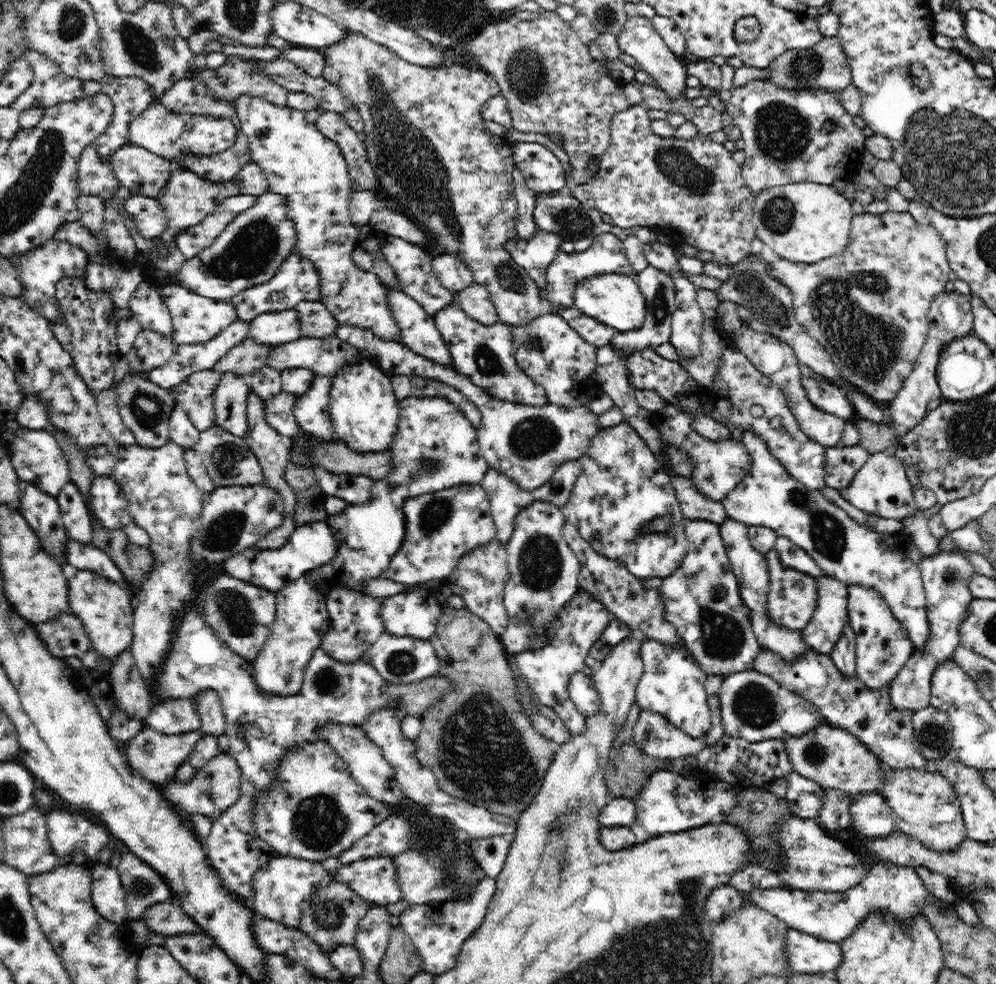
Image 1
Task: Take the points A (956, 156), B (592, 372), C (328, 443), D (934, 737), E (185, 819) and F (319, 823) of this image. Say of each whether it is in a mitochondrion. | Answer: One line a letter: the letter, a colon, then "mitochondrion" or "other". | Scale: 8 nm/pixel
A: mitochondrion
B: other
C: other
D: mitochondrion
E: other
F: mitochondrion

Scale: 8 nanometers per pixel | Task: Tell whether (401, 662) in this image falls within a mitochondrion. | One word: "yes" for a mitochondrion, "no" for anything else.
yes

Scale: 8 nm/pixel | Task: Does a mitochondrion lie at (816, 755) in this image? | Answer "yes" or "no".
yes

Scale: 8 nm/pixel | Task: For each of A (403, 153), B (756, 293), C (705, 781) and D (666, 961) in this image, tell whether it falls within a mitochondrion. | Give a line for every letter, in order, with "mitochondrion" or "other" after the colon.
A: mitochondrion
B: mitochondrion
C: other
D: mitochondrion

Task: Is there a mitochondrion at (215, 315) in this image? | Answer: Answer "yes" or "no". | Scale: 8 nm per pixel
no

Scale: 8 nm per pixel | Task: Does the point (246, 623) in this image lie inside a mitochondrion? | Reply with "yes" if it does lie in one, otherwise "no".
yes

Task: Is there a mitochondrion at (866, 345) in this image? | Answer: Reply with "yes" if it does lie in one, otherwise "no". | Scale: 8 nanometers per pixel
yes

